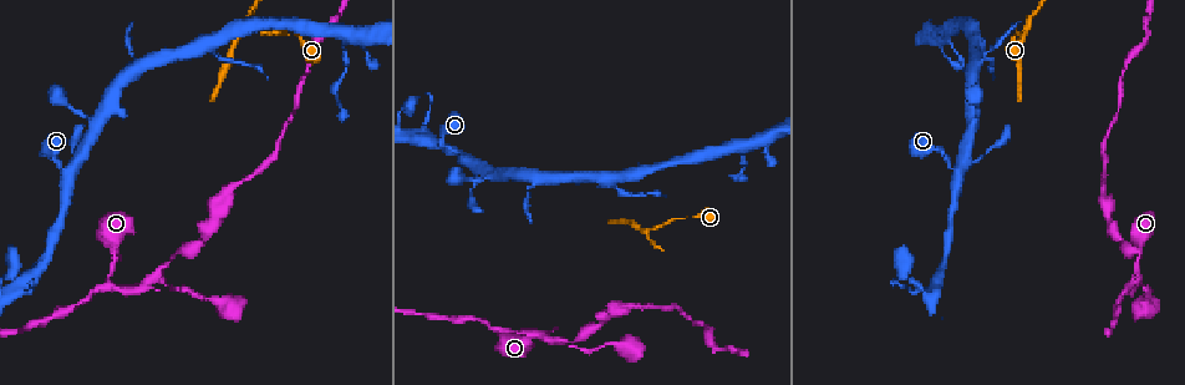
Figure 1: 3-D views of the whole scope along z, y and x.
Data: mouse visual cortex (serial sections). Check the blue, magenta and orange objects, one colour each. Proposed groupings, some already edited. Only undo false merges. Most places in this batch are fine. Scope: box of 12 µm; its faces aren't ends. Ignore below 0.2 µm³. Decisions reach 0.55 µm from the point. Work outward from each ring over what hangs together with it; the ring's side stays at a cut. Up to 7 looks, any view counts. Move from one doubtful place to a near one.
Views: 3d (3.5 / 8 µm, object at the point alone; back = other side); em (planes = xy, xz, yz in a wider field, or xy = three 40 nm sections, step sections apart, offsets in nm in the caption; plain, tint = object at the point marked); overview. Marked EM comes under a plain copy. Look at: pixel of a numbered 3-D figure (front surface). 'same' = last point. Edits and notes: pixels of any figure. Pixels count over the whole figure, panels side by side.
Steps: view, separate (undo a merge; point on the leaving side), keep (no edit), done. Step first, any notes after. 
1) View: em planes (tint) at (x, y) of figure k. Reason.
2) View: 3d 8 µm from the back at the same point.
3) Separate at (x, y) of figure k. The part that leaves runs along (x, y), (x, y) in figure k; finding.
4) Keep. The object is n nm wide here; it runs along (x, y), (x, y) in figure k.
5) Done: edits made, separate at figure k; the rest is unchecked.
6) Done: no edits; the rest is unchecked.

View: 3d 3.5 µm from the back at (1030, 21) of figure 1. Abrupt turn.

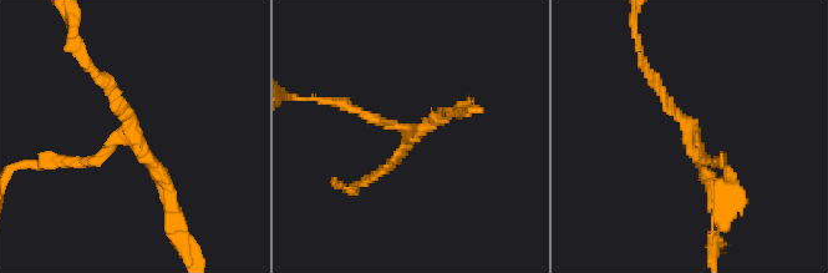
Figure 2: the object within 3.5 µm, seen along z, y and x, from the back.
View: em xy step 3 (tint) at (690, 136) of figure 2.

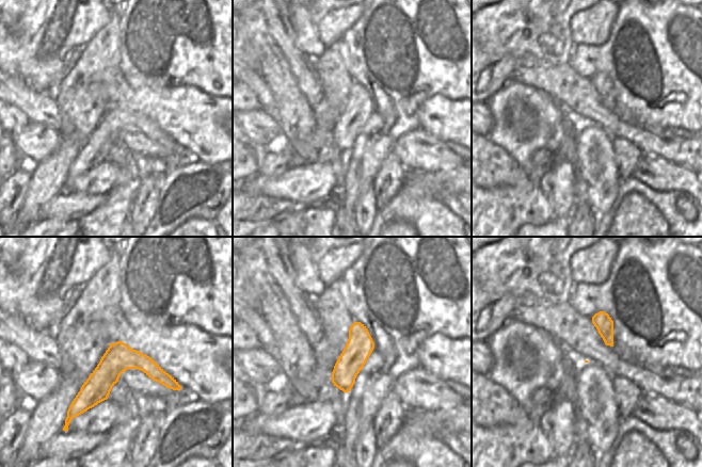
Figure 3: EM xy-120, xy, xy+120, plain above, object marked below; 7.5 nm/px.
Keep. The object is 200 nm wide here; it runs along (175, 386), (121, 363), (72, 411) in figure 3; continuous, no second cell.

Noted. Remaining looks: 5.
View: 3d 3.5 µm at (548, 338) of figure 1. Thick turns thin.

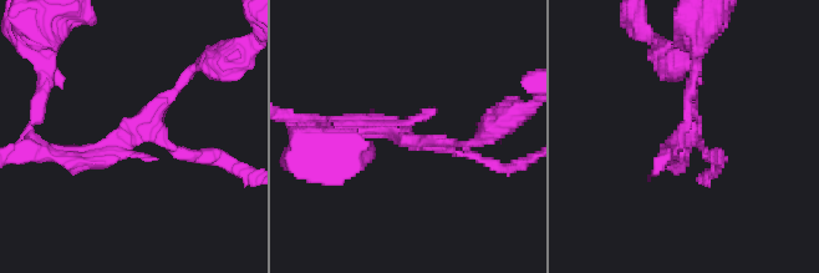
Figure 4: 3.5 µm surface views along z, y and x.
View: em planes (tint) at (131, 130) of figure 4.

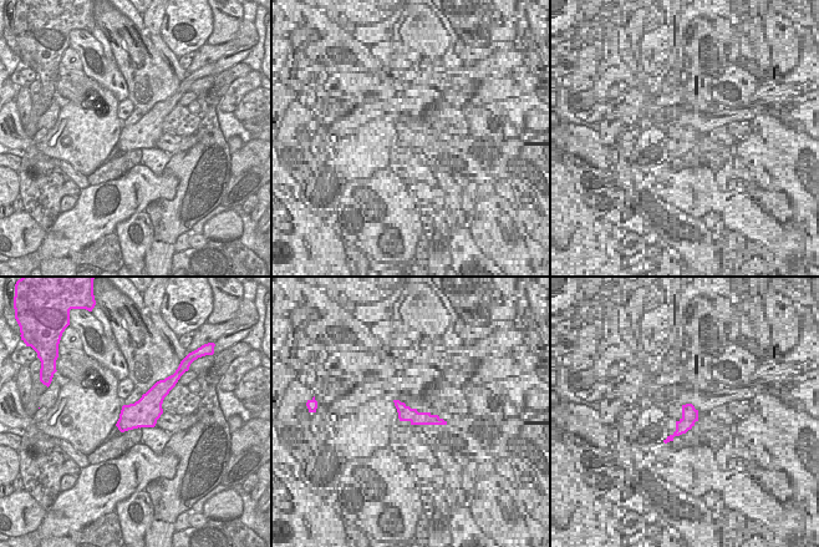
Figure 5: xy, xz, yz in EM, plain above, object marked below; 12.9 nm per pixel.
View: em xy step 1 (tint) at the same point. Another direction.

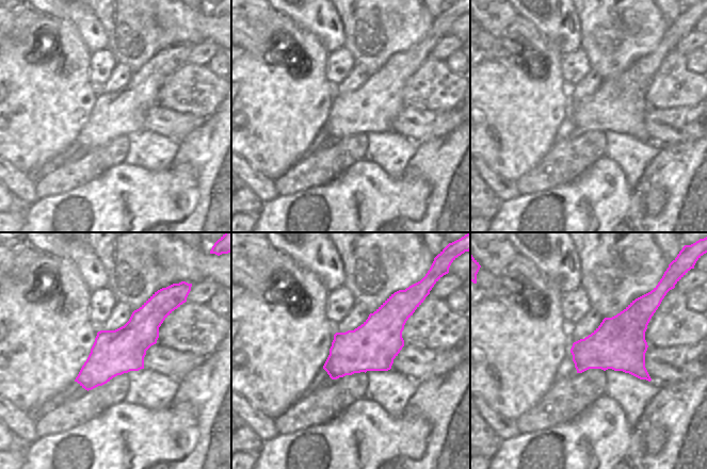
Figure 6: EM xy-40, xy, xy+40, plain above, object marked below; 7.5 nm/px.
Keep. It runs along (61, 156), (103, 156), (194, 67) in figure 4; one cell here.

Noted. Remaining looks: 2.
View: 3d 3.5 µm at (67, 167) of figure 1. Thin arm on a thick one.

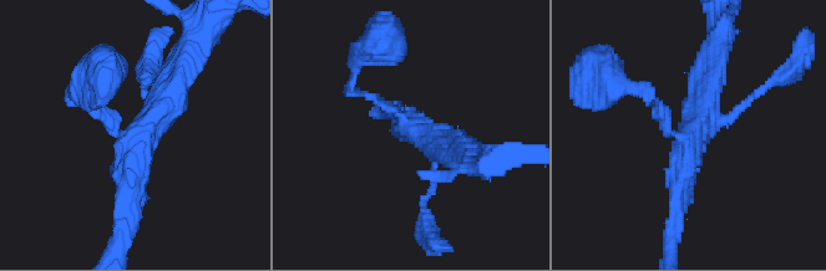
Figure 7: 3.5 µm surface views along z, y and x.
View: em xy step 2 (tint) at (685, 135) of figure 7.

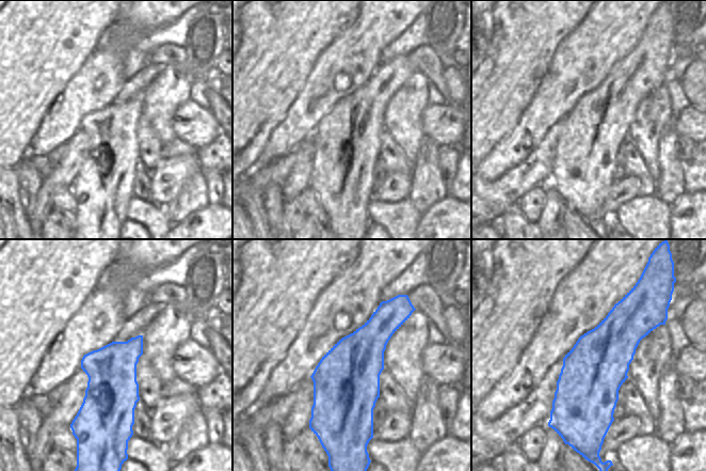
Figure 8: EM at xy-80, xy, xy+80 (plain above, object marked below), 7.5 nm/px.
Keep. It runs along (349, 90), (460, 149) in figure 7; all the same cell.

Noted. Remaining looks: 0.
Done: no edits; the rest is unchecked.

